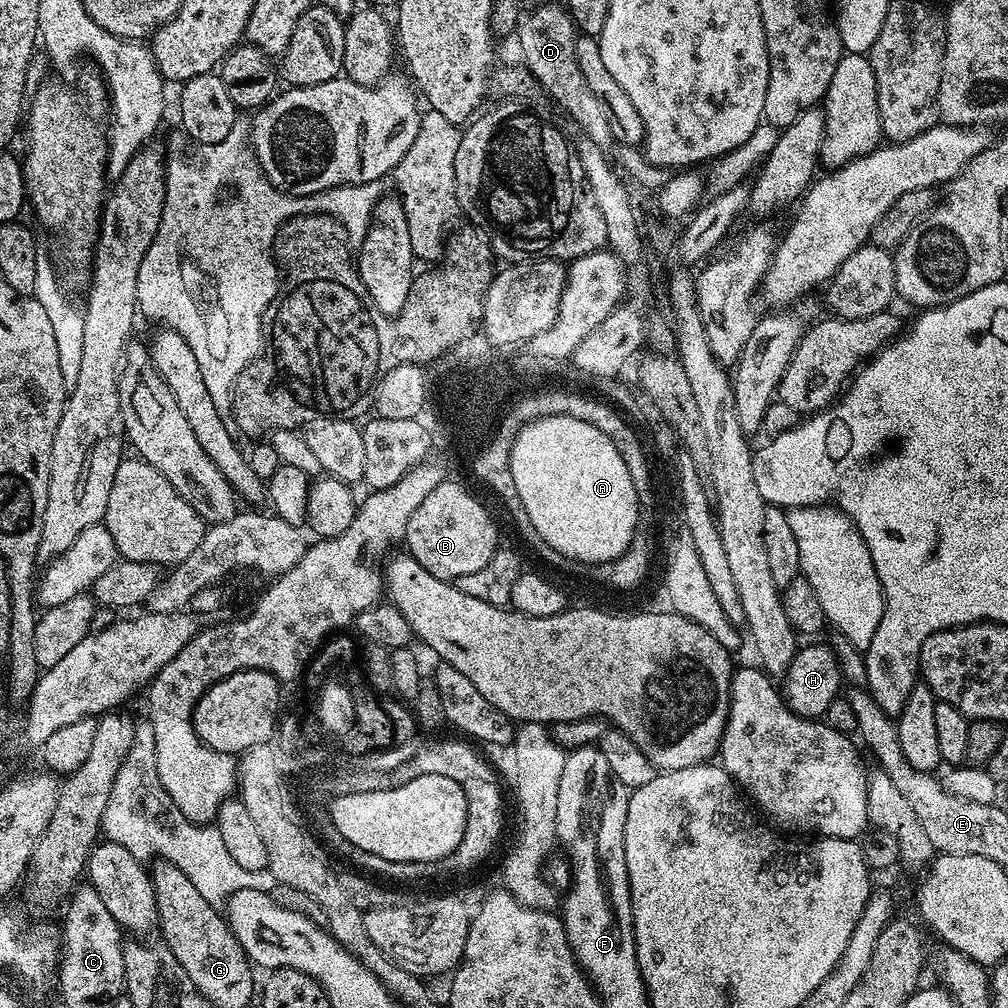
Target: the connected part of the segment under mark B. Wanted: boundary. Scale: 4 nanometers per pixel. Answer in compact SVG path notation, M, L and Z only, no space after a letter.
M445 478L426 499L422 506L414 510L406 526L403 543L408 544L407 555L413 556L434 578L459 582L464 576L478 574L496 557L496 549L501 543L500 532L492 521L492 516L452 478Z

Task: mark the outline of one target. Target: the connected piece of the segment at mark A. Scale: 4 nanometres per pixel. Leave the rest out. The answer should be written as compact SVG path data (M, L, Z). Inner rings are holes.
M543 416L540 420L530 422L513 442L510 454L510 474L513 476L513 484L518 490L518 498L526 510L526 514L529 515L529 520L535 530L538 530L541 538L554 550L558 550L559 554L564 555L566 559L579 561L584 565L610 562L633 547L632 539L636 536L636 523L639 520L641 523L642 511L639 508L638 485L633 482L628 466L629 461L616 449L612 439L602 430L598 430L598 426L594 426L590 422L578 422L578 418L570 418L569 416Z

